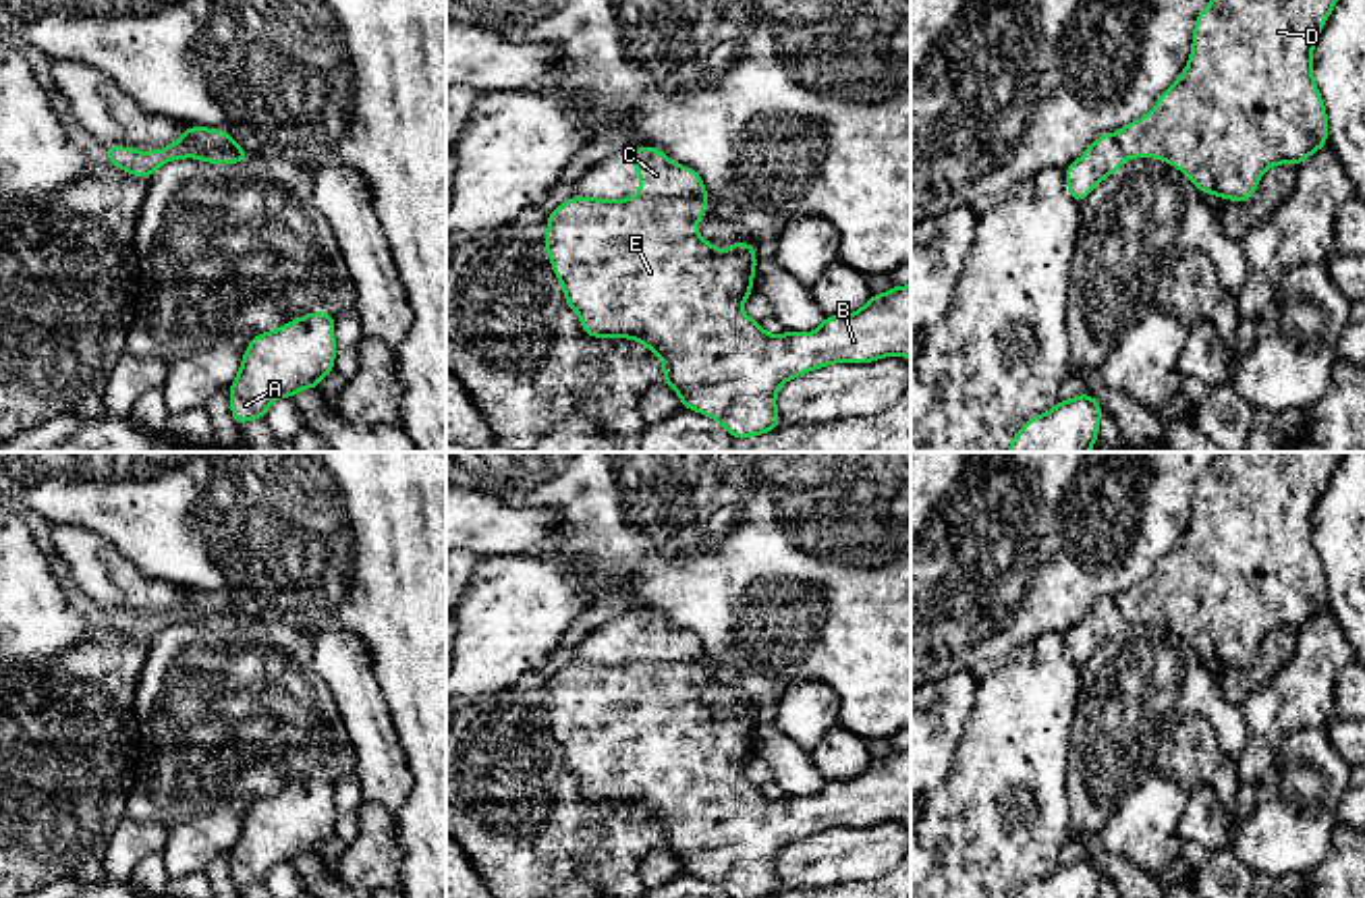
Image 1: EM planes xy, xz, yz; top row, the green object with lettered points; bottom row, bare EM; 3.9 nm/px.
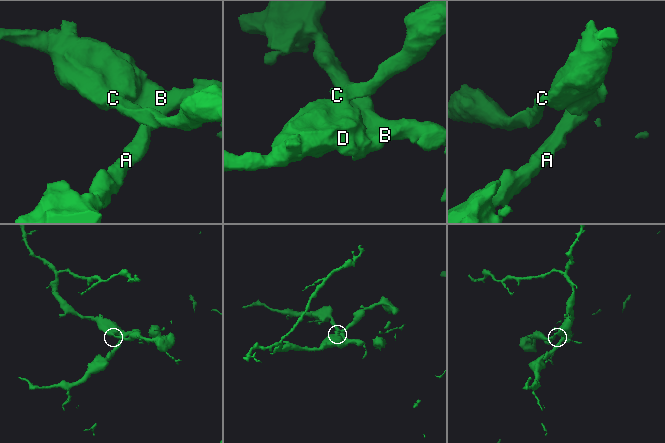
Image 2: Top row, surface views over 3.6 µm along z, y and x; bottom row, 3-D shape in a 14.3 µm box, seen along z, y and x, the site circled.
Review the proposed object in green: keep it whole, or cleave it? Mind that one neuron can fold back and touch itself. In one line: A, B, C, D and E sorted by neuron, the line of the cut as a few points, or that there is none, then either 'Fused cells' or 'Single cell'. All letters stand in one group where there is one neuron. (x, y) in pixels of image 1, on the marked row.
Groups: A B D E / C. Split along xz (637, 195), (681, 195), (706, 202). Fused cells

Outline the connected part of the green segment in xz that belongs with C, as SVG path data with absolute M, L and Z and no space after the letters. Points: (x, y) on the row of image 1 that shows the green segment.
M643 145L631 149L631 166L639 170L639 197L682 197L707 201L701 176L674 164L664 151Z

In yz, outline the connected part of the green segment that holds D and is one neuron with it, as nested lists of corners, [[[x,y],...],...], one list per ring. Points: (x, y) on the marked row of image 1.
[[[1209,0],[1199,12],[1193,29],[1191,58],[1174,85],[1160,93],[1155,108],[1124,124],[1116,141],[1129,160],[1158,158],[1182,170],[1201,193],[1211,193],[1228,201],[1249,201],[1261,174],[1276,164],[1301,166],[1311,153],[1328,145],[1328,114],[1313,81],[1313,46],[1338,0]]]

